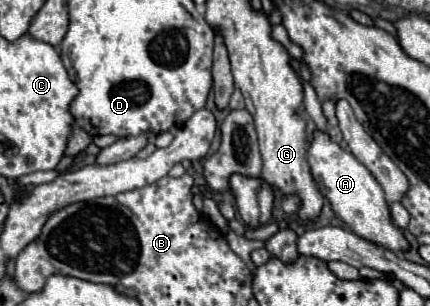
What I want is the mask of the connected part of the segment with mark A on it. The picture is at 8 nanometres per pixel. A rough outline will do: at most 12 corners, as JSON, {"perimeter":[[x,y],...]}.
{"perimeter":[[317,130],[307,154],[321,194],[355,234],[411,248],[383,188]]}

